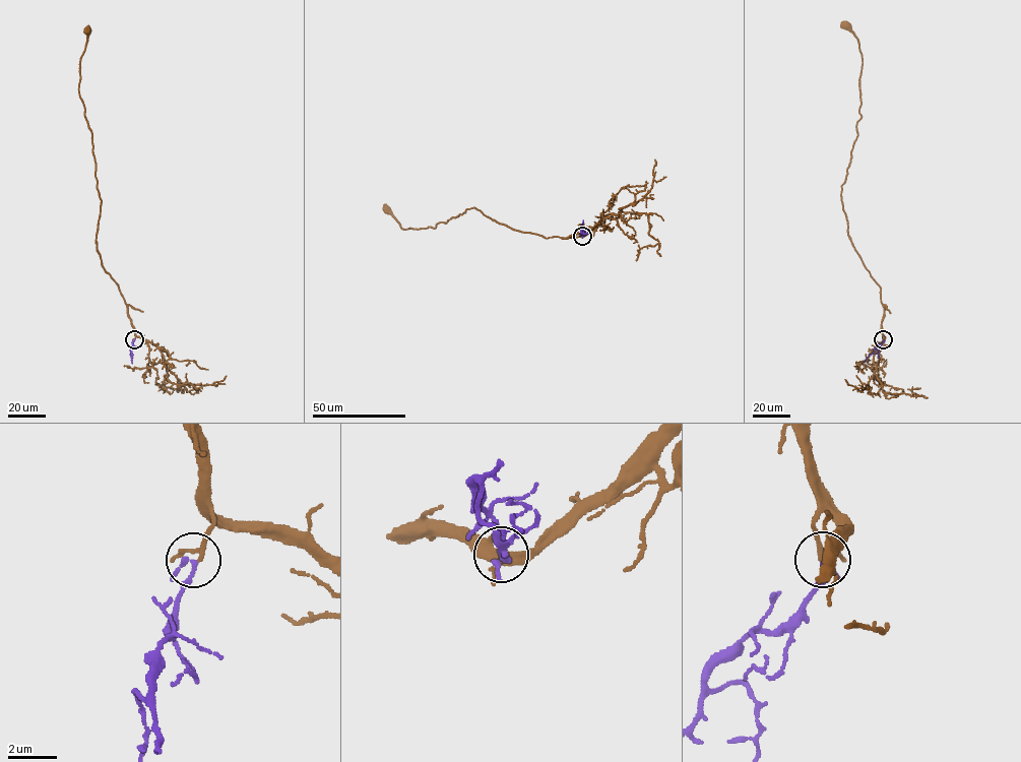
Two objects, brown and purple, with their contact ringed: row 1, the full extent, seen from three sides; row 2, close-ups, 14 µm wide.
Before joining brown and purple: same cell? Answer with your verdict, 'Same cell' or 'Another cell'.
Same cell

